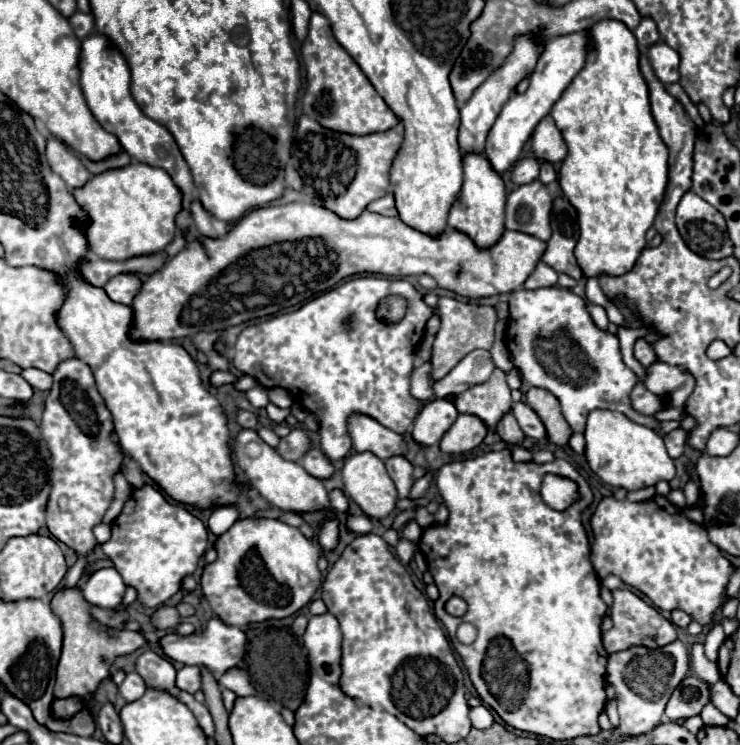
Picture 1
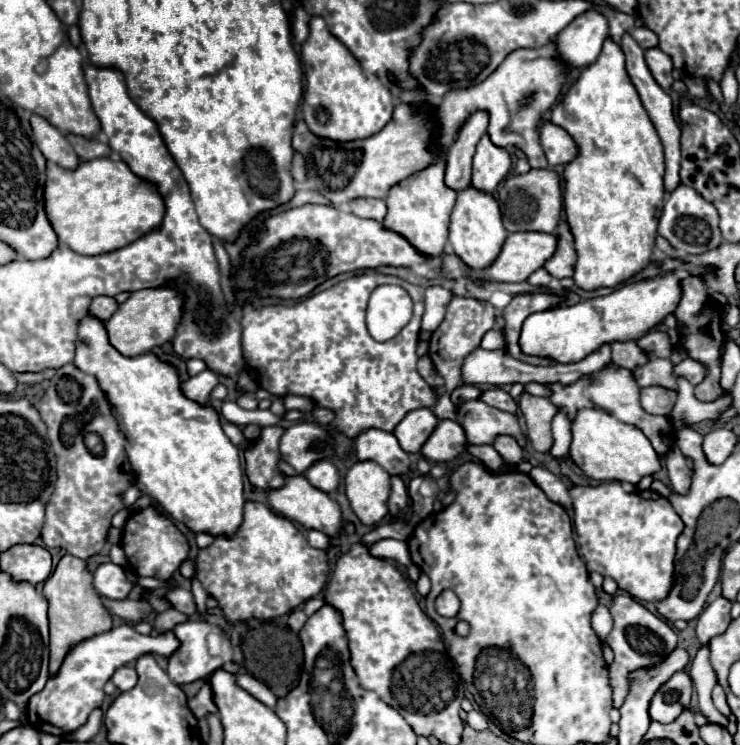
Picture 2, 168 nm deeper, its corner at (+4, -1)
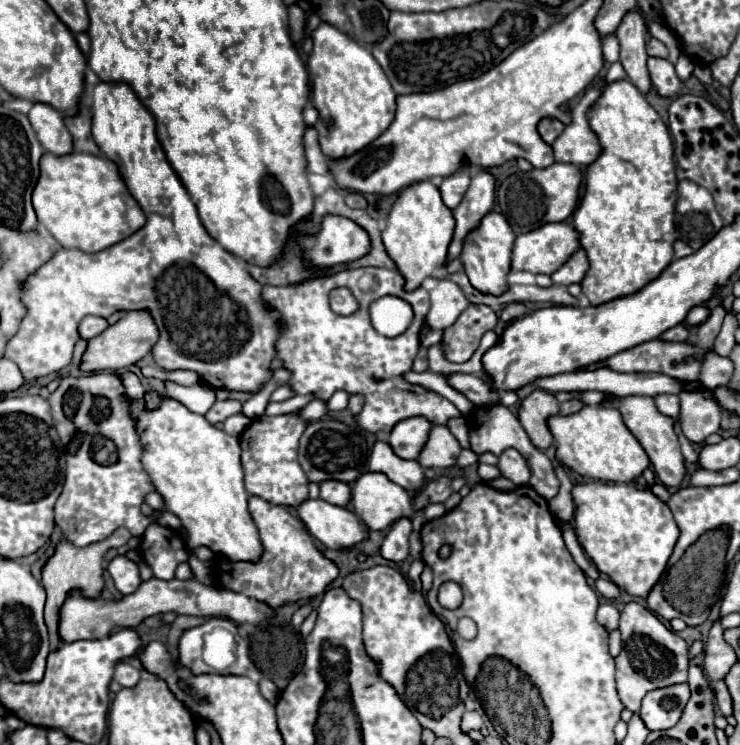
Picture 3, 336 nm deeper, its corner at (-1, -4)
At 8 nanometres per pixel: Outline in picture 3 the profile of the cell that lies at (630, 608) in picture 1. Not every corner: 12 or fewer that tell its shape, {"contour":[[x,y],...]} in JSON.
{"contour":[[625,604],[615,658],[619,698],[687,680],[685,640],[651,610]]}

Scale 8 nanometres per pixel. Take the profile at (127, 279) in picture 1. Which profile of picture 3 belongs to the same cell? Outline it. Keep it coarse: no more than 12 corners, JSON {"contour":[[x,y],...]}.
{"contour":[[87,316],[79,324],[81,338],[91,340],[109,322],[103,316]]}

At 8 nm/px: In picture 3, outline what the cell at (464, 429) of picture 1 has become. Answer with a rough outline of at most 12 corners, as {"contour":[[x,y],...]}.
{"contour":[[433,426],[417,458],[425,468],[451,468],[461,446],[447,426]]}

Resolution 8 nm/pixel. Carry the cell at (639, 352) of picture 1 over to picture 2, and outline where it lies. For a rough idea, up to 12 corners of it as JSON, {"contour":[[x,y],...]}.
{"contour":[[650,331],[636,341],[652,359],[670,357],[666,331]]}

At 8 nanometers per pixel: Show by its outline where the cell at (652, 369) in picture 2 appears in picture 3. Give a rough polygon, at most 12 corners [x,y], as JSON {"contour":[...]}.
{"contour":[[681,390],[679,424],[691,442],[719,432],[715,392]]}

